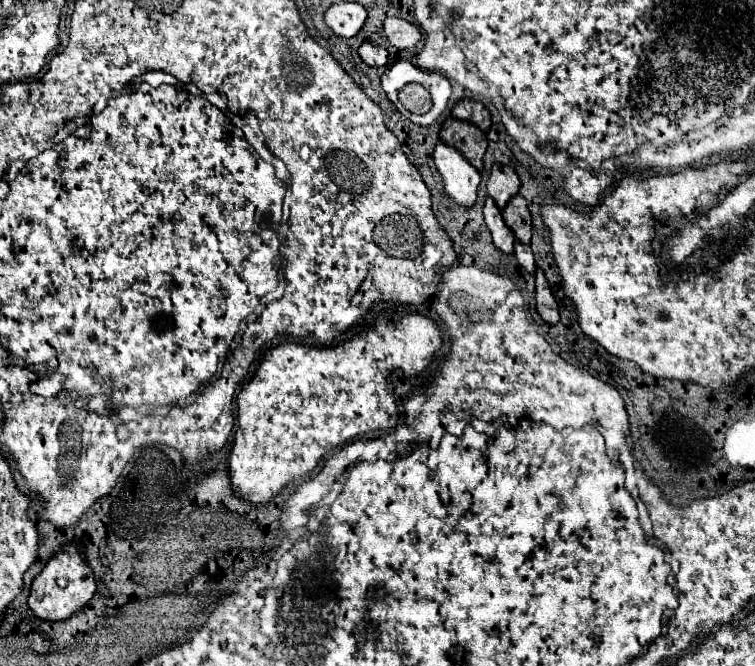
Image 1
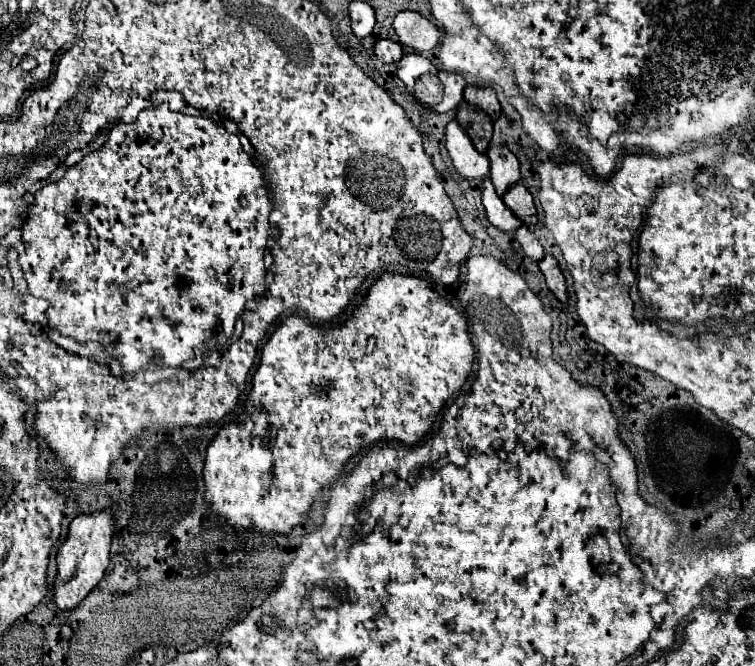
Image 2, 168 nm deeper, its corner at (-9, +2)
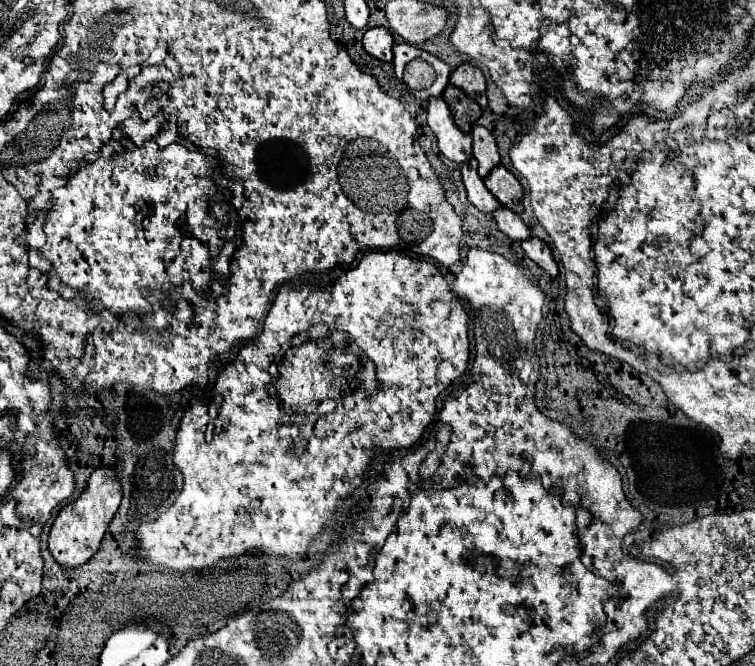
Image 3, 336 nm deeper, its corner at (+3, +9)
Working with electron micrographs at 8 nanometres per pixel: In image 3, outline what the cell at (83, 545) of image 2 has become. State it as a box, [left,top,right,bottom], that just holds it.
[48,470,122,568]

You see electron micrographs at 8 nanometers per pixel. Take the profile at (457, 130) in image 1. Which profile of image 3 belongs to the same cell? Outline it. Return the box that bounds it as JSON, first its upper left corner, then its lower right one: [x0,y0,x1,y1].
[442,86,482,134]

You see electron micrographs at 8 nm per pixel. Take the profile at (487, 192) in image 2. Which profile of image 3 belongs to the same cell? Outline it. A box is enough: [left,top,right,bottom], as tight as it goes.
[462,158,500,214]

